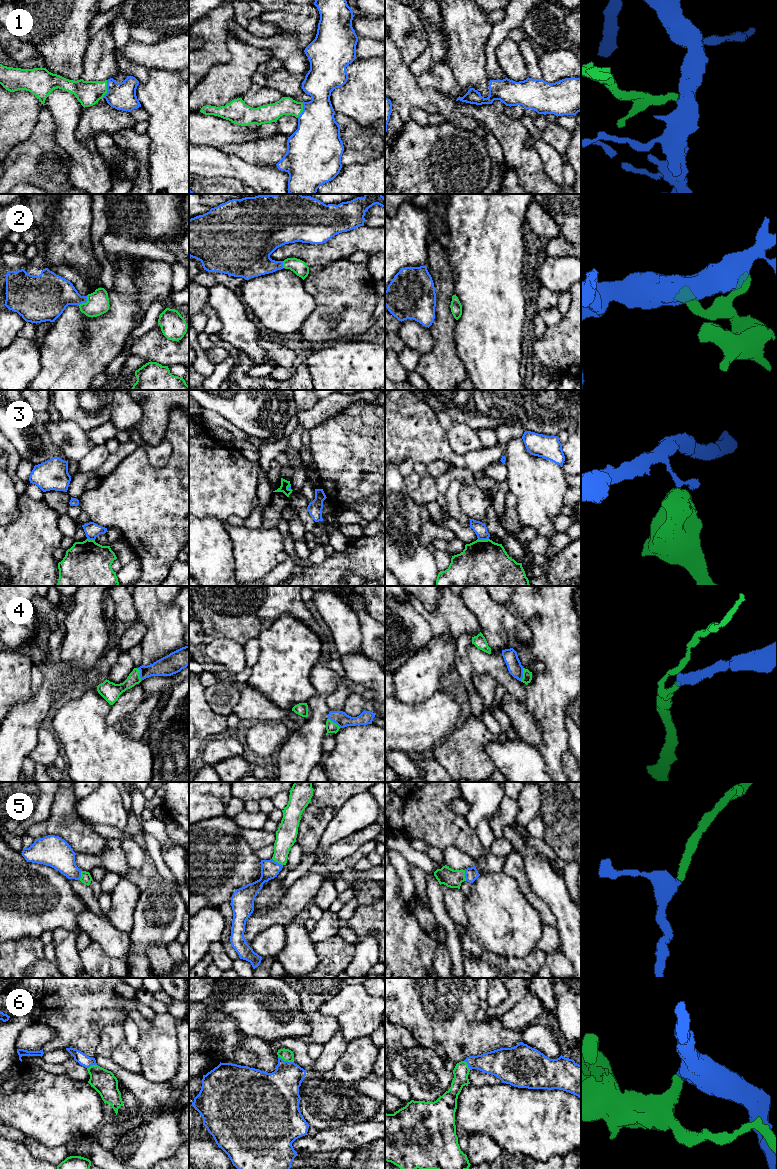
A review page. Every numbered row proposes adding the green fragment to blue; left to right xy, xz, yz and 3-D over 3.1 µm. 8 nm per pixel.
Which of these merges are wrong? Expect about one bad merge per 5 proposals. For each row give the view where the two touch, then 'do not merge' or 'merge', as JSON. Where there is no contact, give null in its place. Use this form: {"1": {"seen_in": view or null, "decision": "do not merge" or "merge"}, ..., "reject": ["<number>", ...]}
{"1": {"seen_in": "xy", "decision": "merge"}, "2": {"seen_in": "xy", "decision": "merge"}, "3": {"seen_in": "yz", "decision": "do not merge"}, "4": {"seen_in": "xy", "decision": "merge"}, "5": {"seen_in": "xz", "decision": "merge"}, "6": {"seen_in": "xz", "decision": "merge"}, "reject": ["3"]}

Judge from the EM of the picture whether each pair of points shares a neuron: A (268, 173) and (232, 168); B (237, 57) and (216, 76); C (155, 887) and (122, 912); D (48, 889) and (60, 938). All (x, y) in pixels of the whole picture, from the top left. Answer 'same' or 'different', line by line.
A: same
B: same
C: different
D: different

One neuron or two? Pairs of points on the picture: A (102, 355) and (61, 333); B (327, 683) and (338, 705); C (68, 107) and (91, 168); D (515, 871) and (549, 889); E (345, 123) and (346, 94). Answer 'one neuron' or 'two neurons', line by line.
A: one neuron
B: two neurons
C: one neuron
D: two neurons
E: two neurons

